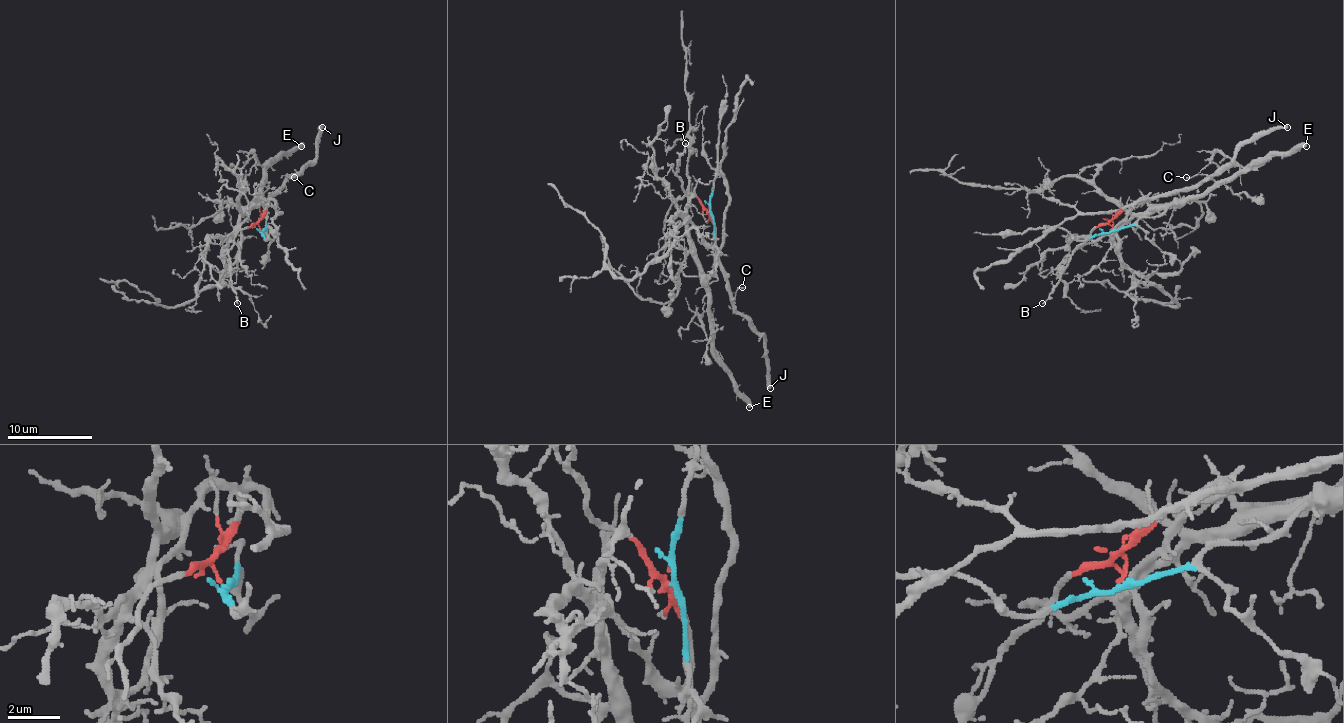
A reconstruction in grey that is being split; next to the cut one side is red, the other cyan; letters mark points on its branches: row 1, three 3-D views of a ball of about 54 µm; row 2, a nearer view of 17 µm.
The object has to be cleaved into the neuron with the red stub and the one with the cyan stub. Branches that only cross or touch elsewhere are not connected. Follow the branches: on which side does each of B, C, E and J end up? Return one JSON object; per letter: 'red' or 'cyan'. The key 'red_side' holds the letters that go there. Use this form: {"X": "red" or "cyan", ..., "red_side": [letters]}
{"B": "red", "C": "red", "E": "cyan", "J": "red", "red_side": ["B", "C", "J"]}

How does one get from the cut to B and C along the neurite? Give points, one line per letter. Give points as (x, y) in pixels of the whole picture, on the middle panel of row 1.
B: (709, 212), (686, 191), (677, 177), (677, 162), (686, 143)
C: (709, 212), (732, 308), (734, 295), (743, 287)

